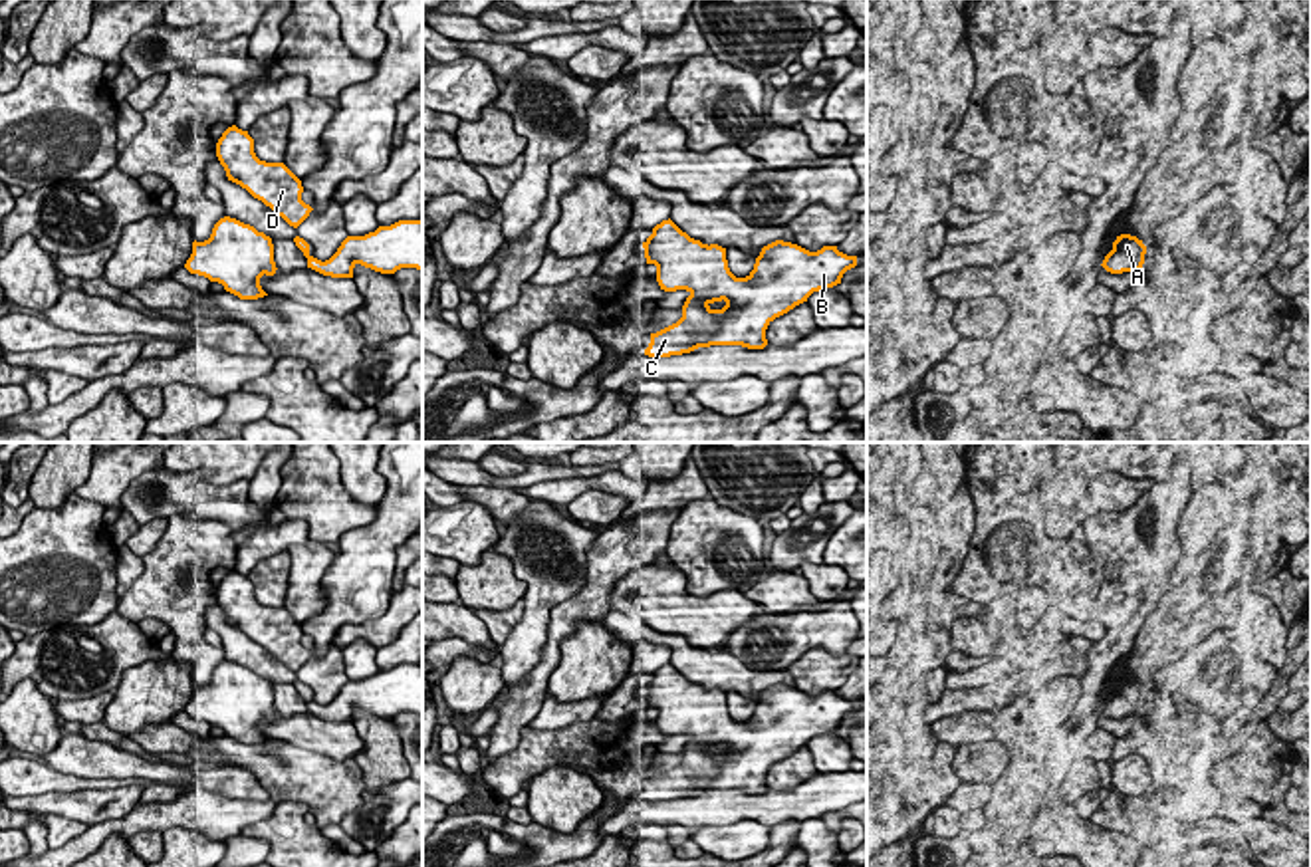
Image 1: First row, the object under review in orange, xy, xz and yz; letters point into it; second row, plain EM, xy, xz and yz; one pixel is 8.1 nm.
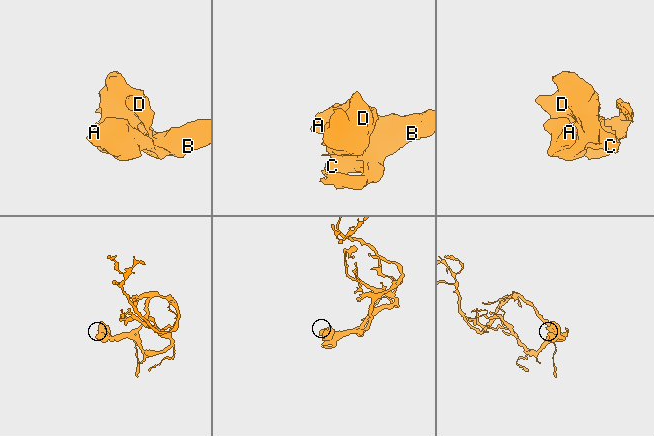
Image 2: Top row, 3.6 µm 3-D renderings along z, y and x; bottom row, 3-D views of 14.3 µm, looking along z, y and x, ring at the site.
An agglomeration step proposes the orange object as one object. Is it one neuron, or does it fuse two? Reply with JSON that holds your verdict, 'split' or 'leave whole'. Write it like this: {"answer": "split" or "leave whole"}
{"answer": "leave whole"}

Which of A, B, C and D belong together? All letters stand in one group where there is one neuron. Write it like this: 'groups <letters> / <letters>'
groups A B C D

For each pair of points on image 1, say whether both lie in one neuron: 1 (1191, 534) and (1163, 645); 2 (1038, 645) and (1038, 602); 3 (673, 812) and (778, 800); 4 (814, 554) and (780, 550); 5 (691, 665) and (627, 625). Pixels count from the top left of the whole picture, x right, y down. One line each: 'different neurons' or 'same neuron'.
1: different neurons
2: different neurons
3: same neuron
4: same neuron
5: same neuron

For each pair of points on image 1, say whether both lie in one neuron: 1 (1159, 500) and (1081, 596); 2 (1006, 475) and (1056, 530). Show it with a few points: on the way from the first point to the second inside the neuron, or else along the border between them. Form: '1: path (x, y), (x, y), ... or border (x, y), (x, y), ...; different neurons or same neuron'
1: border (1087, 548), (1097, 570), (1097, 618); different neurons
2: border (1044, 510), (1044, 532), (1052, 538), (1070, 538); different neurons

